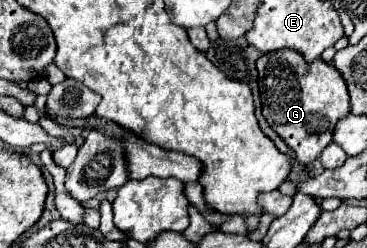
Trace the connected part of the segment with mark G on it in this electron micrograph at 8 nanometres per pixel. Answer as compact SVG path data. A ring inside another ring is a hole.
M288 48L262 54L256 68L262 114L266 122L296 152L298 162L314 162L332 142L336 122L350 112L350 98L344 78L332 64L326 64L320 58L308 64L304 56Z

